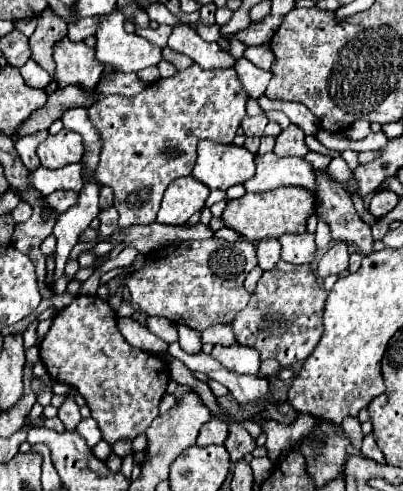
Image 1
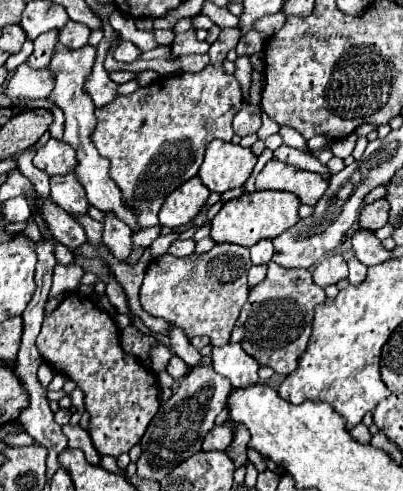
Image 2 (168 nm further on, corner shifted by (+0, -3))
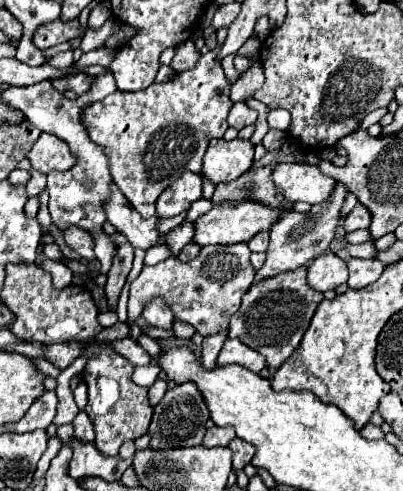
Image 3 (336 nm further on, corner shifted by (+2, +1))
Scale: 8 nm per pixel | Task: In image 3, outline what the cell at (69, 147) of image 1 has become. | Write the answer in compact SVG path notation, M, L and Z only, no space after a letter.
M41 134L39 140L33 144L33 148L27 152L25 156L33 170L39 170L39 172L51 172L51 170L69 170L73 164L75 164L75 156L73 152L69 150L69 146L53 136L53 134Z

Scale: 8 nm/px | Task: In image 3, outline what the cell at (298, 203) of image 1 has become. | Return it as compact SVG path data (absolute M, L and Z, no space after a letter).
M239 202L239 204L215 204L207 214L199 216L195 220L195 236L193 242L197 246L207 246L207 244L235 244L235 242L247 242L253 234L261 230L269 230L273 222L279 220L279 214L259 202Z

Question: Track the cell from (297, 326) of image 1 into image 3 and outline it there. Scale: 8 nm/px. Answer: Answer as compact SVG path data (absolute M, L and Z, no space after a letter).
M301 266L297 270L277 274L251 286L249 292L243 296L239 312L231 318L229 338L239 338L249 348L261 352L267 358L269 368L279 368L299 346L311 322L311 316L323 300L321 292L307 286L305 276L307 268Z

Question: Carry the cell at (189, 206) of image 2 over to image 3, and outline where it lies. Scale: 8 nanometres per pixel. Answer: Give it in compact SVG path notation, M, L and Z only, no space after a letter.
M185 172L173 184L169 184L169 188L165 188L157 198L157 216L159 218L177 216L189 210L189 206L199 198L201 198L201 176Z

